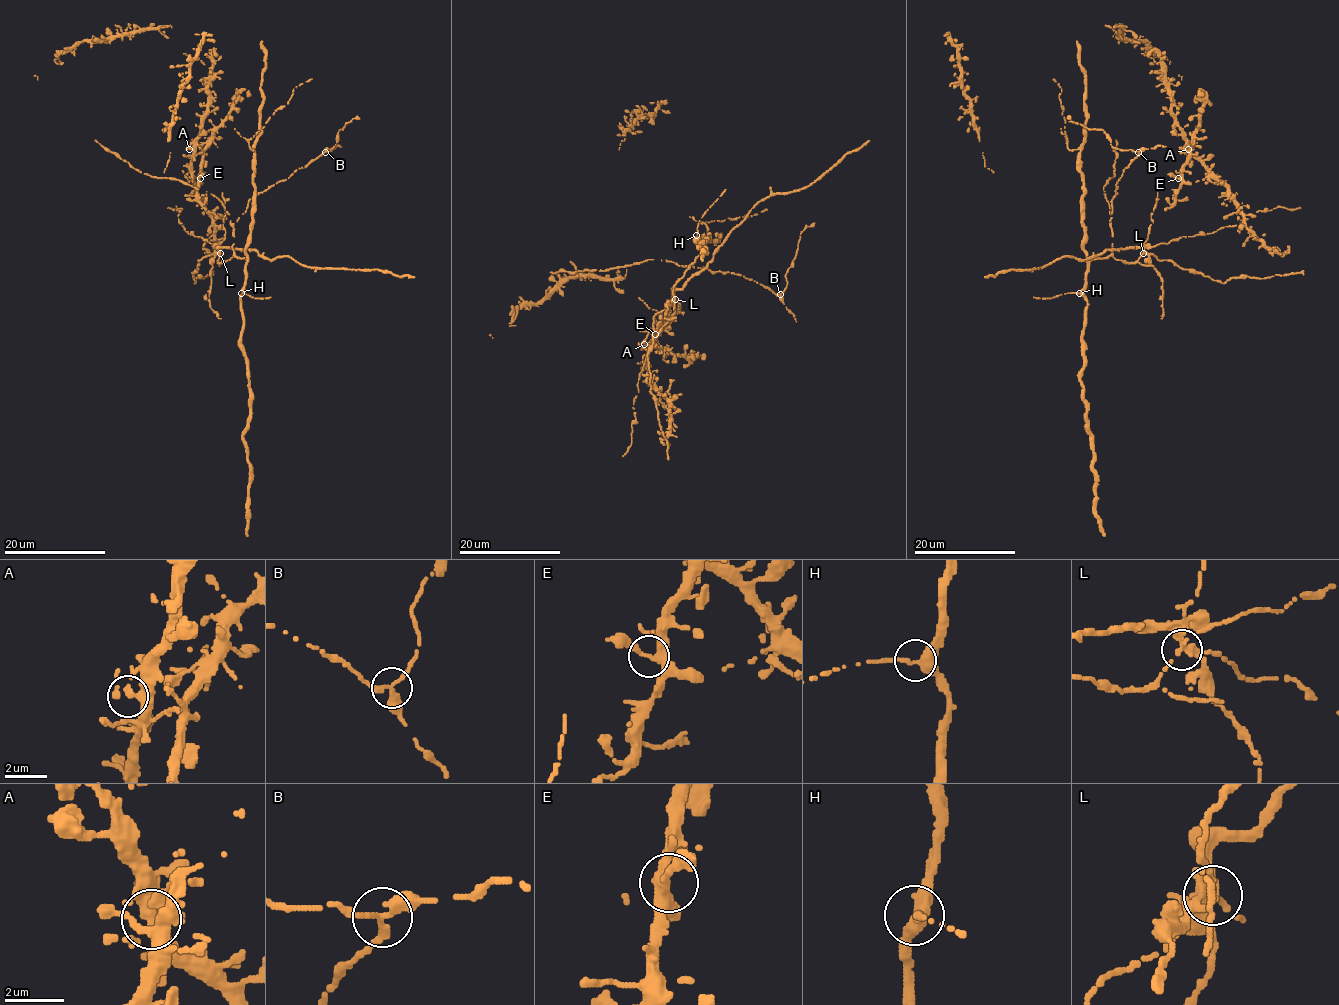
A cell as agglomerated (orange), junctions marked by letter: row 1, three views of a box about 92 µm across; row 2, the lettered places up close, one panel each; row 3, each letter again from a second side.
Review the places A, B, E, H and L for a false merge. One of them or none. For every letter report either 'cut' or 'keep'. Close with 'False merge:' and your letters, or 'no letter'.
A: keep
B: keep
E: keep
H: keep
L: cut
False merge: L

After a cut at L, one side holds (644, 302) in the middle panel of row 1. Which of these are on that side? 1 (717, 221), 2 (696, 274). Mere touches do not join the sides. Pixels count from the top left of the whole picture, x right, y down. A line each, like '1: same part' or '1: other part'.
1: same part
2: other part

